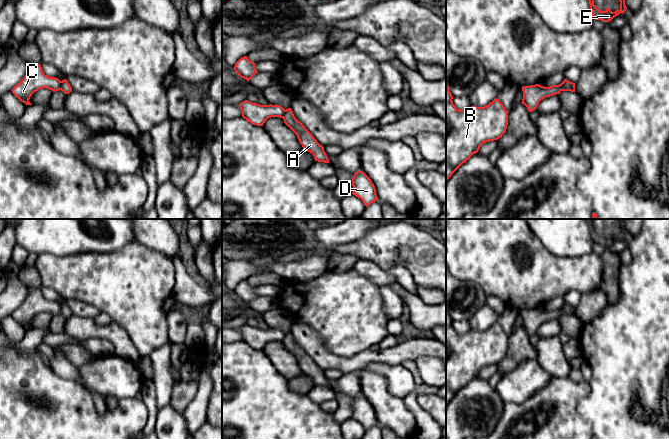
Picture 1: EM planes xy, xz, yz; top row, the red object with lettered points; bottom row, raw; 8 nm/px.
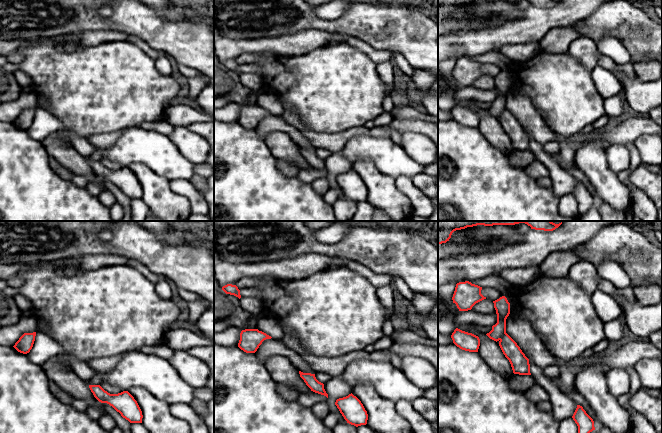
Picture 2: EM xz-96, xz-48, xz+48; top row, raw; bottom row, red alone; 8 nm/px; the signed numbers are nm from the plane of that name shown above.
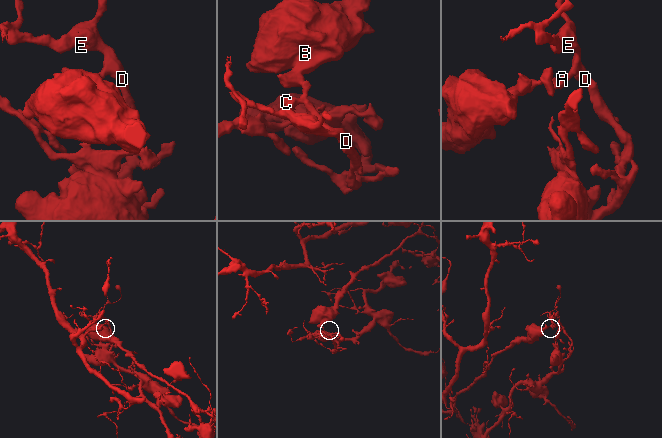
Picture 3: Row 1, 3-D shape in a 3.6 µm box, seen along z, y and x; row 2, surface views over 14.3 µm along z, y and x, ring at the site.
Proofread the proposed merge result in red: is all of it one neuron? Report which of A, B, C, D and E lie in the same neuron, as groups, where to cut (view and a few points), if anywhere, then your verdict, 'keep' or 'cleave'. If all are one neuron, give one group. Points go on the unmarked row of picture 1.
groups A D E / B C; cut xy (59, 305), (61, 313); cleave

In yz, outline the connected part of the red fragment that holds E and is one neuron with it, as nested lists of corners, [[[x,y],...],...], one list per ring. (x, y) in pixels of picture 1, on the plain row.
[[[586,219],[590,228],[590,234],[592,237],[592,240],[595,244],[601,244],[603,246],[609,246],[614,241],[619,239],[620,237],[624,237],[627,233],[625,229],[625,222],[623,219],[618,219],[619,225],[620,225],[620,233],[616,234],[615,236],[612,236],[608,231],[605,235],[599,234],[596,229],[594,228],[594,219]]]

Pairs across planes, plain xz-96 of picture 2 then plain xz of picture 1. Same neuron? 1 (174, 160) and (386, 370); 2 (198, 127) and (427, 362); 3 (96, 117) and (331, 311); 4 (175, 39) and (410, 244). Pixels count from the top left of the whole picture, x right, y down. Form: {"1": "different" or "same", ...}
{"1": "same", "2": "different", "3": "same", "4": "same"}

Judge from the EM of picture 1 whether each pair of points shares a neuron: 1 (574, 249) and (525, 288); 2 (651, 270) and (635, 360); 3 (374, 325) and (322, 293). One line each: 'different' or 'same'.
1: different
2: same
3: same

